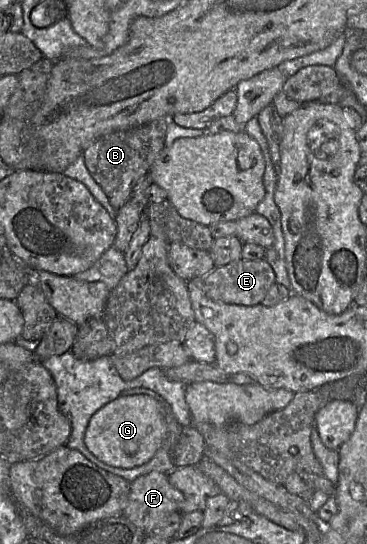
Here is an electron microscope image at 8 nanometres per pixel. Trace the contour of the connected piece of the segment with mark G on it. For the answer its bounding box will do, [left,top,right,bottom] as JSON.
[84,395,167,469]

